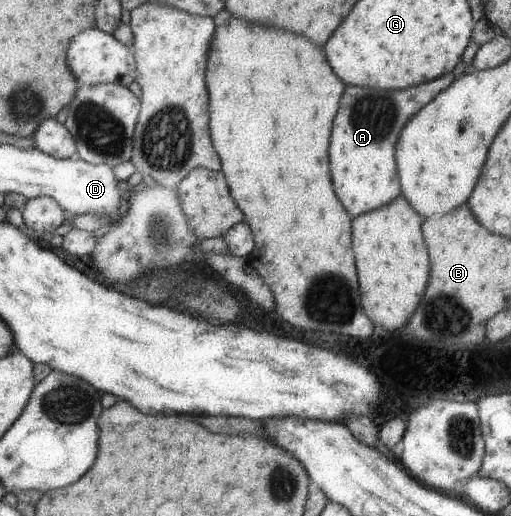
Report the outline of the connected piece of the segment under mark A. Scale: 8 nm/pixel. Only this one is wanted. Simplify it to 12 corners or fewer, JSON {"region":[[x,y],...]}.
{"region":[[451,72],[403,91],[345,87],[329,137],[355,217],[400,195],[394,147]]}

